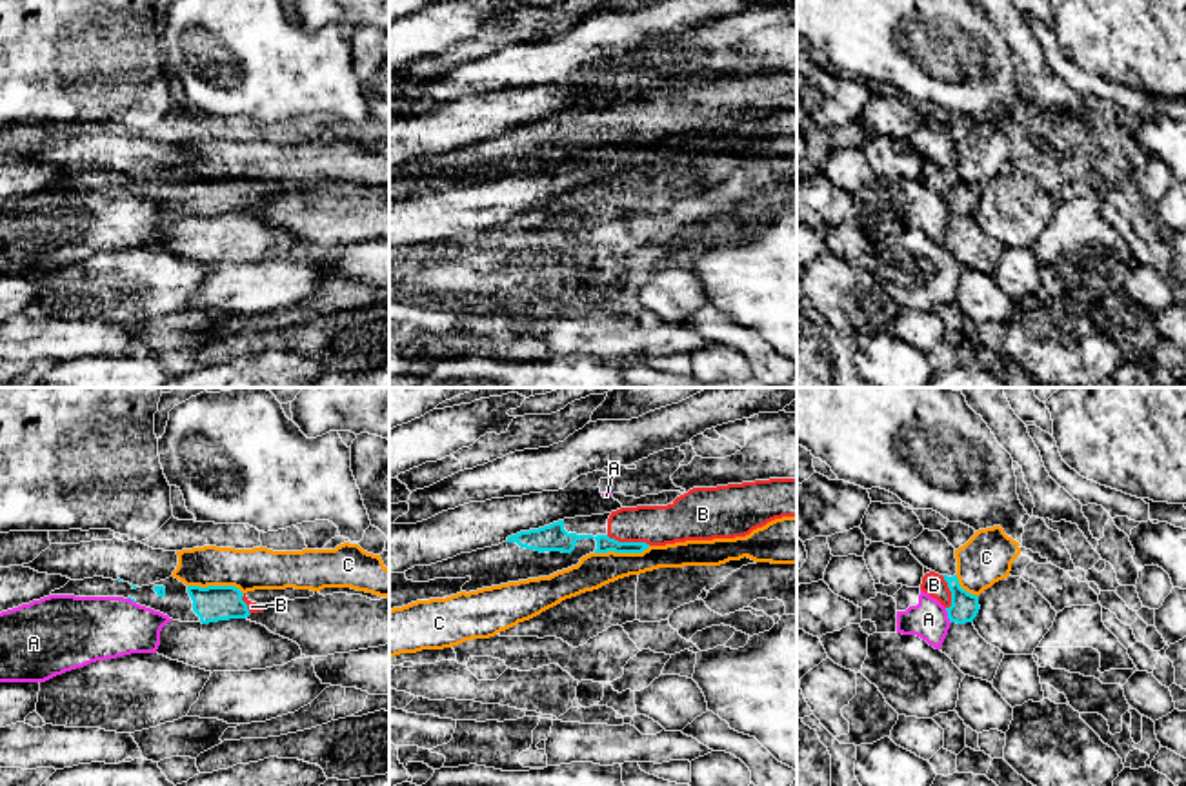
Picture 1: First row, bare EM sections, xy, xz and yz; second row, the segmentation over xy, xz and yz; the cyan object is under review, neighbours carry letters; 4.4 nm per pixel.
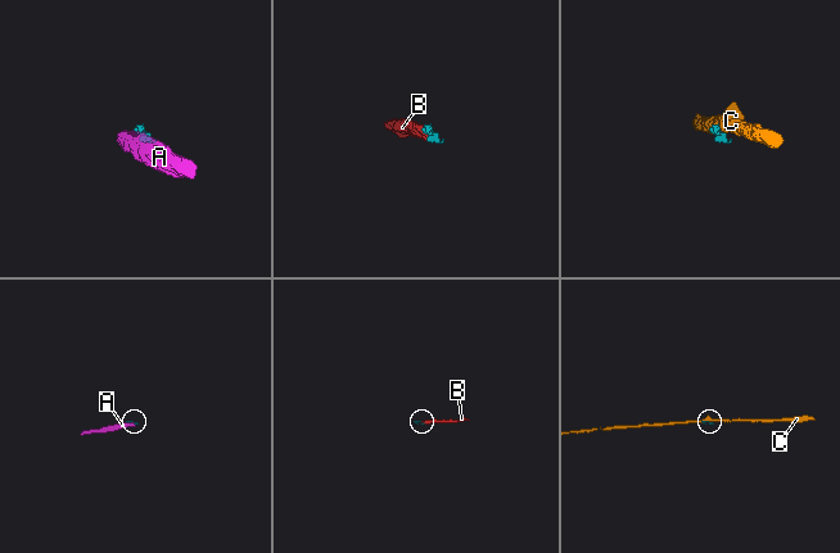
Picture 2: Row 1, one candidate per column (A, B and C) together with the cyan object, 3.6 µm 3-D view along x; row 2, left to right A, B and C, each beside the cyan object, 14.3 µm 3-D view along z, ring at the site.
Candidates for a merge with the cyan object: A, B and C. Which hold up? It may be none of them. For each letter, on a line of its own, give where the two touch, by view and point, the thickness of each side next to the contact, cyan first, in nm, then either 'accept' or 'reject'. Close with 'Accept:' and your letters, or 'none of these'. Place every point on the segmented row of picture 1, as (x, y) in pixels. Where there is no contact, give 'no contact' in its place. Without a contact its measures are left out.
A: contact yz (948, 615); calibres 130 and 170 nm; reject
B: contact xz (628, 543); calibres 70 and 180 nm; accept
C: contact xy (215, 586); calibres 160 and 190 nm; reject
Accept: B

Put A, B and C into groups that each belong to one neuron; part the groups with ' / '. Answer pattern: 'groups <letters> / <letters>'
groups A / B / C

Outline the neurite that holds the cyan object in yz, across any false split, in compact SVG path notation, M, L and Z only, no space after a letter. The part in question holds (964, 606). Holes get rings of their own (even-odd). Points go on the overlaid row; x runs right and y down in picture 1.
M930 571L922 577L920 590L946 608L950 622L973 622L980 610L979 597L962 590L957 575L948 577Z

